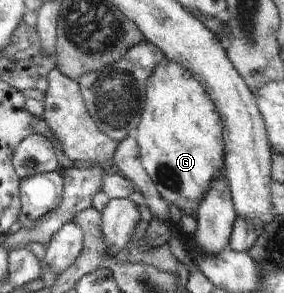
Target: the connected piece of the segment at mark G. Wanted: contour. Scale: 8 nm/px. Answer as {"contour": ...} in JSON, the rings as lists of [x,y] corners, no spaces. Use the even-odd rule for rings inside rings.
{"contour":[[[164,57],[148,79],[147,101],[144,114],[142,115],[135,137],[141,152],[141,161],[148,176],[153,179],[162,198],[173,205],[177,210],[177,216],[185,213],[198,215],[200,203],[204,195],[212,189],[212,183],[225,169],[225,141],[223,136],[223,119],[219,109],[208,92],[187,71],[172,59]]]}

